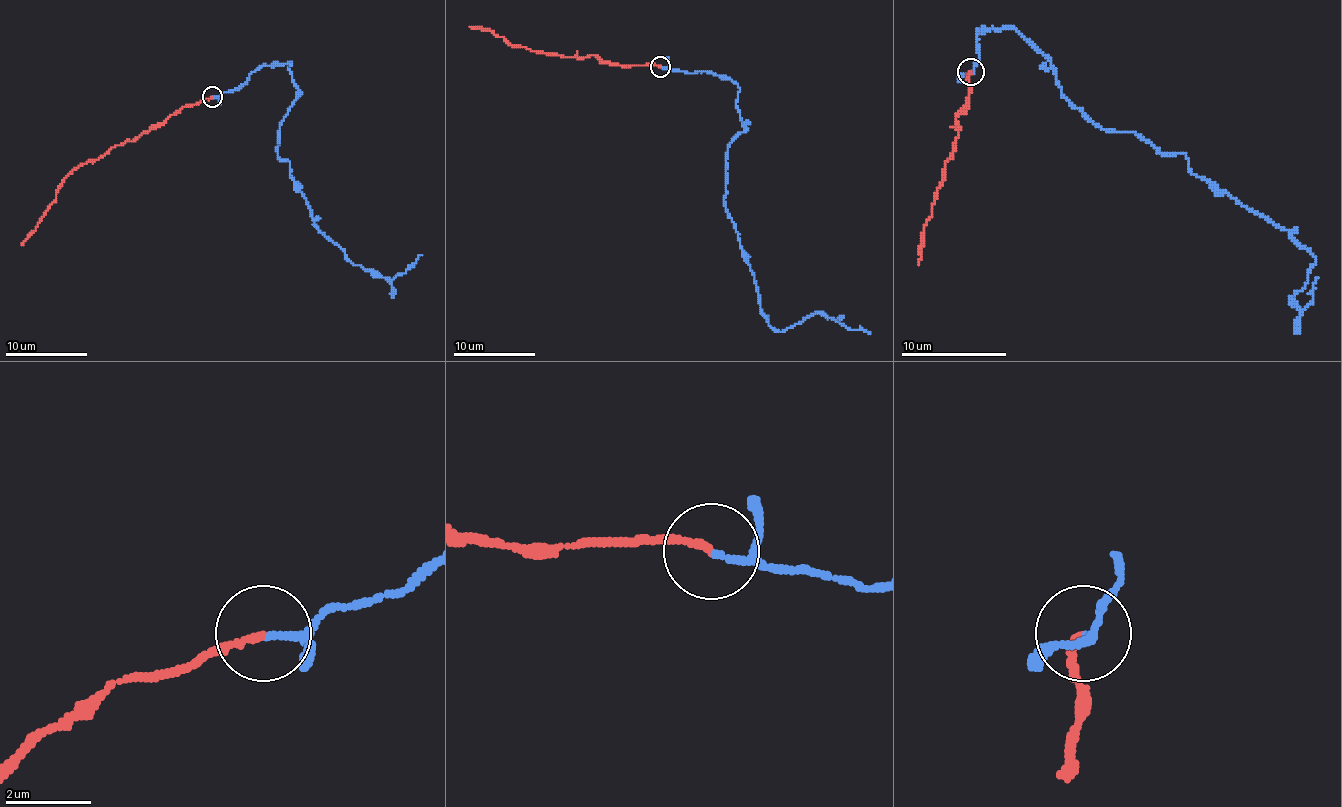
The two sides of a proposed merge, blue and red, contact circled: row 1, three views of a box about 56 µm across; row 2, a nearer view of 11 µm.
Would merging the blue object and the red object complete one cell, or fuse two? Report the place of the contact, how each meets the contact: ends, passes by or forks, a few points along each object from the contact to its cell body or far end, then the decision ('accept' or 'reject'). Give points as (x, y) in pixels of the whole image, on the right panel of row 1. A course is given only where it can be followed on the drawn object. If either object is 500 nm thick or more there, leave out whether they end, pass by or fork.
at (970, 72); blue passes by; red ends there; blue runs (971, 71), (976, 34), (1019, 31), (1104, 129), (1183, 153), (1289, 232), (1316, 259), (1302, 309), (1318, 278); red runs (971, 71), (968, 103), (955, 116), (958, 134), (923, 227), (918, 264); accept

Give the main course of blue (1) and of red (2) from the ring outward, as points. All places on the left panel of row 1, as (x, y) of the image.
1: (212, 96), (261, 68), (292, 63), (298, 90), (275, 151), (312, 220), (351, 261), (383, 277), (422, 255)
2: (212, 96), (182, 106), (147, 131), (115, 145), (96, 159), (78, 165), (66, 177), (43, 216), (21, 245)

